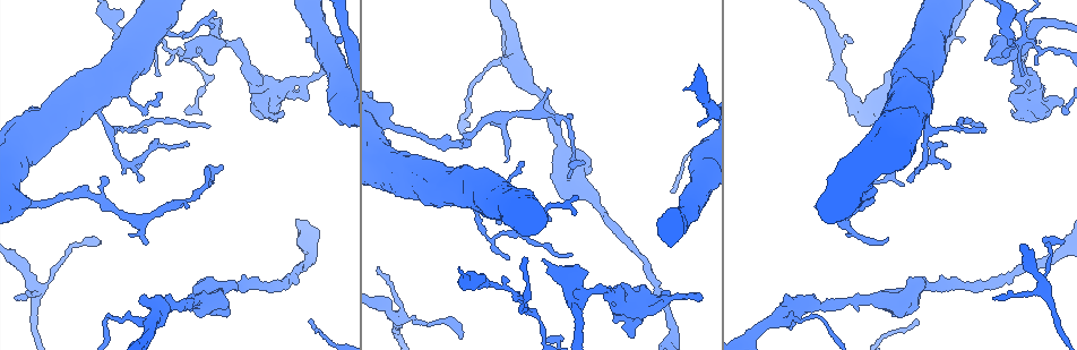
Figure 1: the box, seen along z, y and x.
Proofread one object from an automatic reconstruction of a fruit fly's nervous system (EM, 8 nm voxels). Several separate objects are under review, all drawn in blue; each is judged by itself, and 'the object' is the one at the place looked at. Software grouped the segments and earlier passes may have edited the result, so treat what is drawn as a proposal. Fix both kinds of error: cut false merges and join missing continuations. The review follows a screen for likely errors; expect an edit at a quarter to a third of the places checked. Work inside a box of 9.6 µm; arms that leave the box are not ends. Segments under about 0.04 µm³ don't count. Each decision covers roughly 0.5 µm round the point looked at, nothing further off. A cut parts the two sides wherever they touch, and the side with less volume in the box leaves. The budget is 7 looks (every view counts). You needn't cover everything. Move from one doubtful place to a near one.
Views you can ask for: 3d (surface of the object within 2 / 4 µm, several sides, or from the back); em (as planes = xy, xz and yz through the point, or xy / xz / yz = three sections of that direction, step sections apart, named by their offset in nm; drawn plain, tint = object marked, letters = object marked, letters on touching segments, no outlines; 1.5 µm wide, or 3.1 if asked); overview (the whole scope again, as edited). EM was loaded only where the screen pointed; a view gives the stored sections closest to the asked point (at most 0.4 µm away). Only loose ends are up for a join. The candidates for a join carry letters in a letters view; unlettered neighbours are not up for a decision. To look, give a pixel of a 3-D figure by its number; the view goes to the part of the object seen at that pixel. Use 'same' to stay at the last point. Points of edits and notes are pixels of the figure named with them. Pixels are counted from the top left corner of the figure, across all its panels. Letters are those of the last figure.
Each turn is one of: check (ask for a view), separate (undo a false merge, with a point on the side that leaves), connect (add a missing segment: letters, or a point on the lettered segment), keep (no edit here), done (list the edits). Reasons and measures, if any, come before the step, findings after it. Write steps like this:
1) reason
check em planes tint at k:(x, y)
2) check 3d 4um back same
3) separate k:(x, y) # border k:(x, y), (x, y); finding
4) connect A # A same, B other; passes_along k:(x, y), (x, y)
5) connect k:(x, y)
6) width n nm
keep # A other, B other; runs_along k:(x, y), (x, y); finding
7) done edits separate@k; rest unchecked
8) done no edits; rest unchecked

free end
check em planes letters at 1:(213, 62)

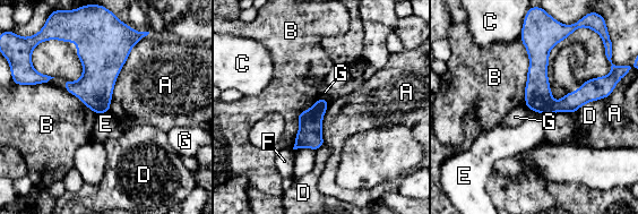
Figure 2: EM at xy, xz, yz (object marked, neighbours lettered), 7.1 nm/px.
keep # A other, B other, C other, D other, E other, F other, G other; border 2:(143, 39), (115, 80), (109, 111); none of them fits

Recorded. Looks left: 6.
free end
check em planes letters at 1:(903, 184)

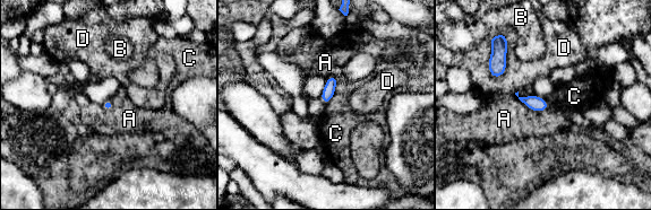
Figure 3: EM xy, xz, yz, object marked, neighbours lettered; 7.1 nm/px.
width 80 nm
keep # A other, B other, C other, D other; border 3:(330, 101), (326, 105); none of them fits

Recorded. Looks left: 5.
branch stops here
check em planes tint at 1:(340, 49)

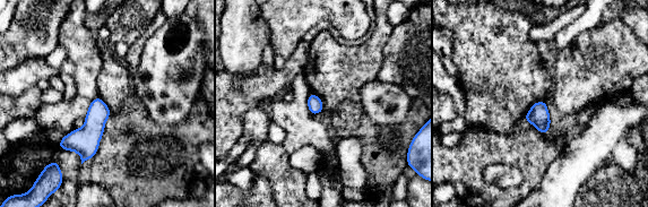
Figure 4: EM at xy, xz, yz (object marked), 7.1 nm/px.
see the neighbours
check em planes letters same

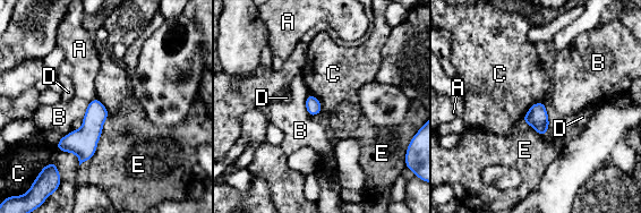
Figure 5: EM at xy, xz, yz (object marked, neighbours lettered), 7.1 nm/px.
width 110 nm
keep # A other, B other, C other, D other, E other; border 5:(54, 144), (73, 152), (79, 164); none of them fits

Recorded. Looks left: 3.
done no edits; rest unchecked

